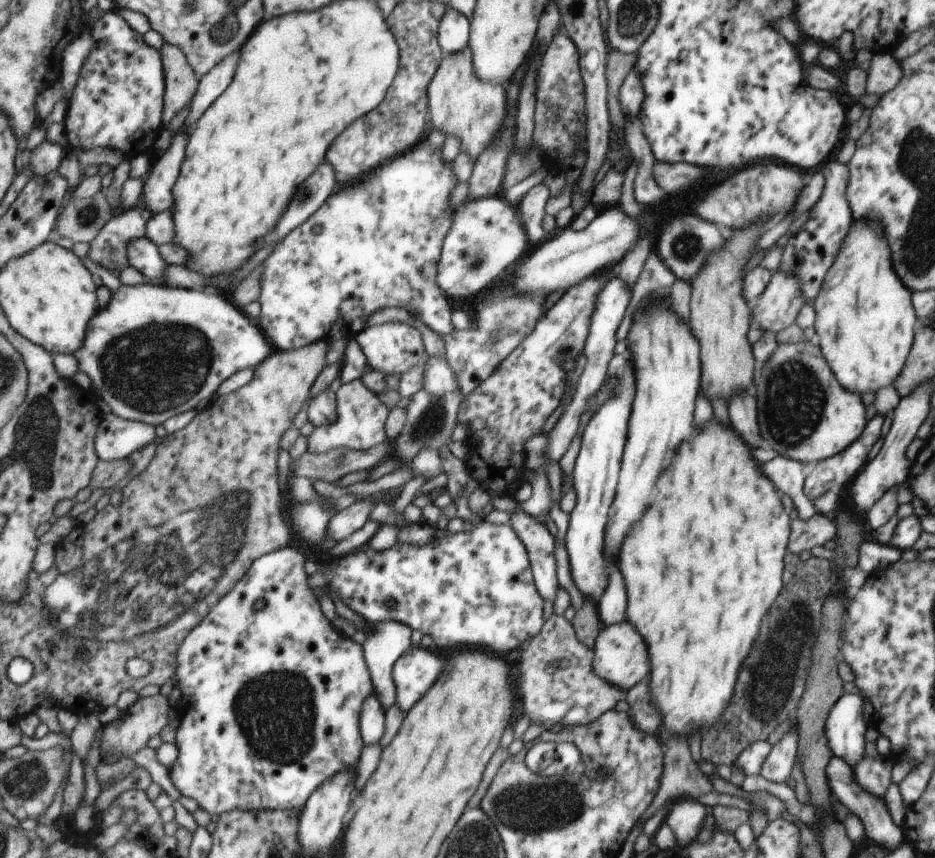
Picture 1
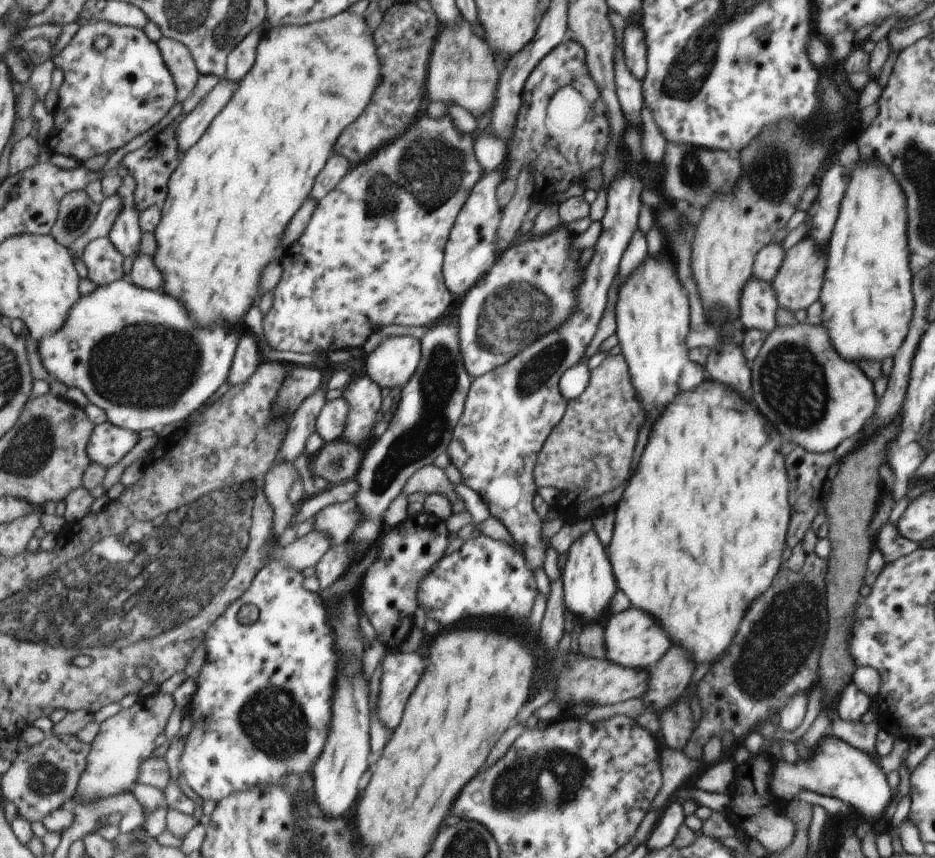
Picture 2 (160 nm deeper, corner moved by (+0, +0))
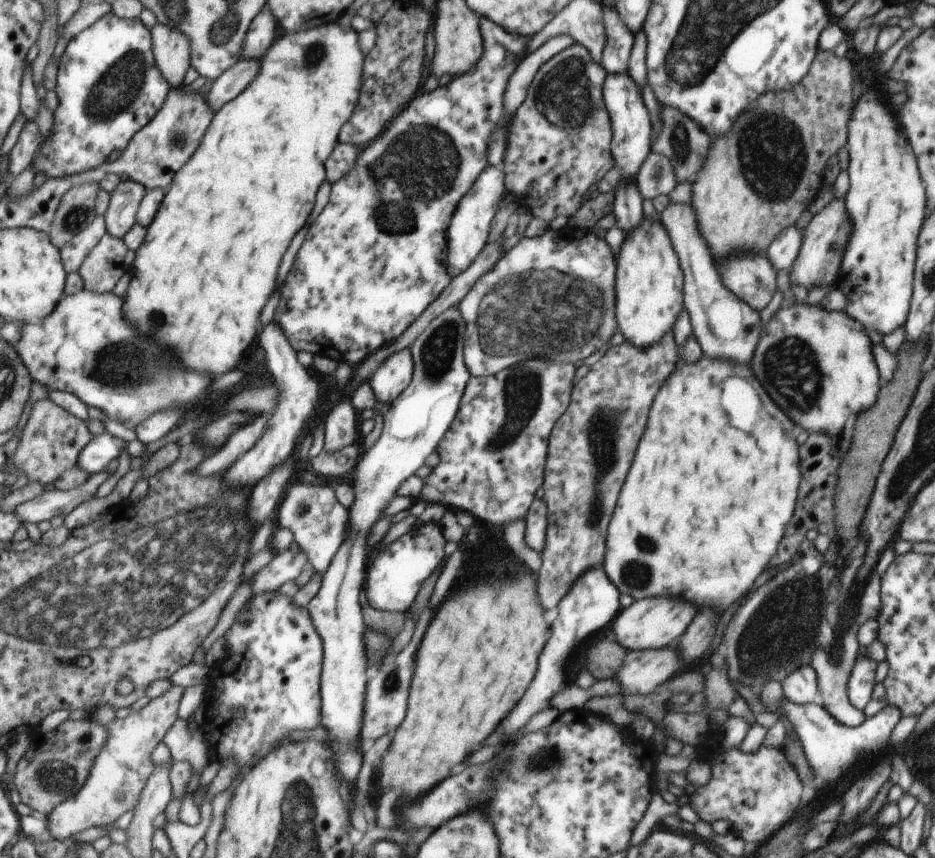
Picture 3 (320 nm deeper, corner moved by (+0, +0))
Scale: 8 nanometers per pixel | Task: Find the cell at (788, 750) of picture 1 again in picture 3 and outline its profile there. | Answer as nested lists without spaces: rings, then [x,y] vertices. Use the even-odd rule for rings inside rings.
[[[799,666],[799,670],[791,672],[782,680],[783,697],[795,704],[807,704],[811,700],[819,700],[819,692],[815,688],[815,674],[811,666]]]

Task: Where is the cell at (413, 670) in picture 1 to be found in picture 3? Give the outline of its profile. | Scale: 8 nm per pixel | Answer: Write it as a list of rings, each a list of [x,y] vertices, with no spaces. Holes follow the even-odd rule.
[[[415,634],[413,640],[395,656],[395,660],[387,662],[379,674],[369,680],[367,690],[367,712],[363,720],[363,740],[379,740],[385,734],[395,732],[407,714],[407,700],[411,690],[411,678],[415,674]]]

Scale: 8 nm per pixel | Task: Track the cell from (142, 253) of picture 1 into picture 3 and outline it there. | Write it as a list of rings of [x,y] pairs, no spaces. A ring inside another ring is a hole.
[[[129,178],[118,184],[105,216],[109,234],[123,239],[138,223],[138,210],[148,191],[144,184]]]

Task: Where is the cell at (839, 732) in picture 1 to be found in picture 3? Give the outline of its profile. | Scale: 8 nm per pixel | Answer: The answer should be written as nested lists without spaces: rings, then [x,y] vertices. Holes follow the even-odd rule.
[[[858,646],[852,669],[846,678],[846,695],[849,696],[849,702],[853,708],[863,710],[871,688],[876,684],[874,677],[876,671],[876,662],[865,656],[865,647]]]

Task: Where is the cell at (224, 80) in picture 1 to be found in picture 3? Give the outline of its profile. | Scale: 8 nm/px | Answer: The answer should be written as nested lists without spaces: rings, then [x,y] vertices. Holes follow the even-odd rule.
[[[269,4],[255,17],[244,45],[244,58],[263,57],[281,35],[281,26]]]

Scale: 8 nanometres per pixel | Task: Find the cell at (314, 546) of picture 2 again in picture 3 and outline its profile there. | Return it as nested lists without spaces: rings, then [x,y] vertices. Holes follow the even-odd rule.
[[[287,549],[285,552],[275,554],[273,560],[267,563],[260,571],[257,571],[253,578],[251,578],[251,588],[254,594],[261,594],[261,592],[269,592],[269,590],[277,590],[281,588],[285,582],[289,580],[295,580],[297,576],[303,574],[305,566],[307,566],[308,556],[306,552],[301,550],[300,552],[293,552],[293,550]]]

